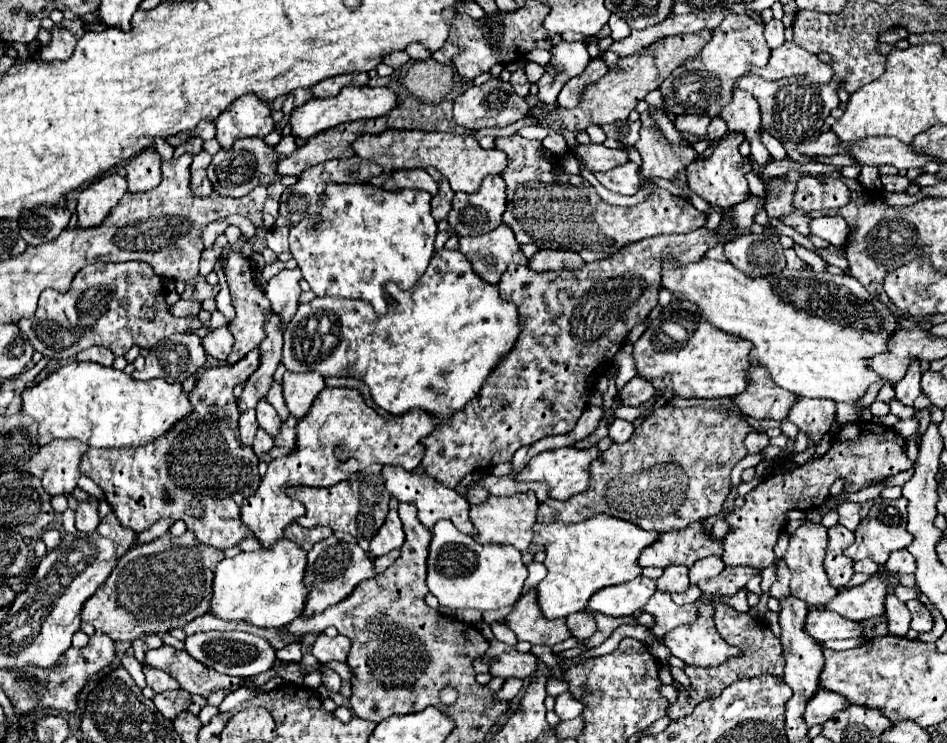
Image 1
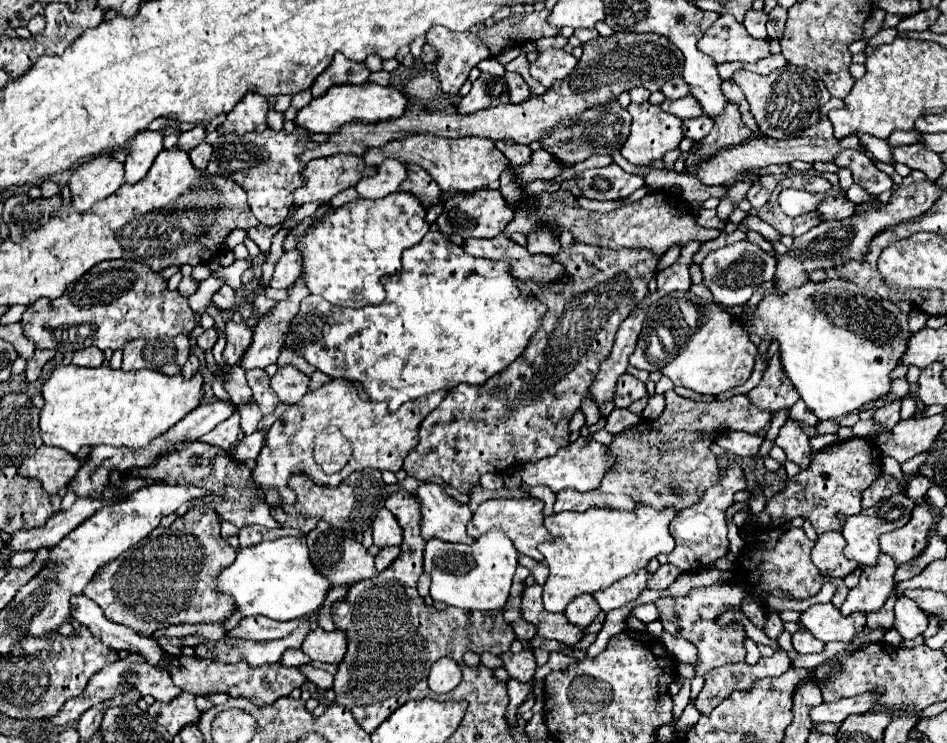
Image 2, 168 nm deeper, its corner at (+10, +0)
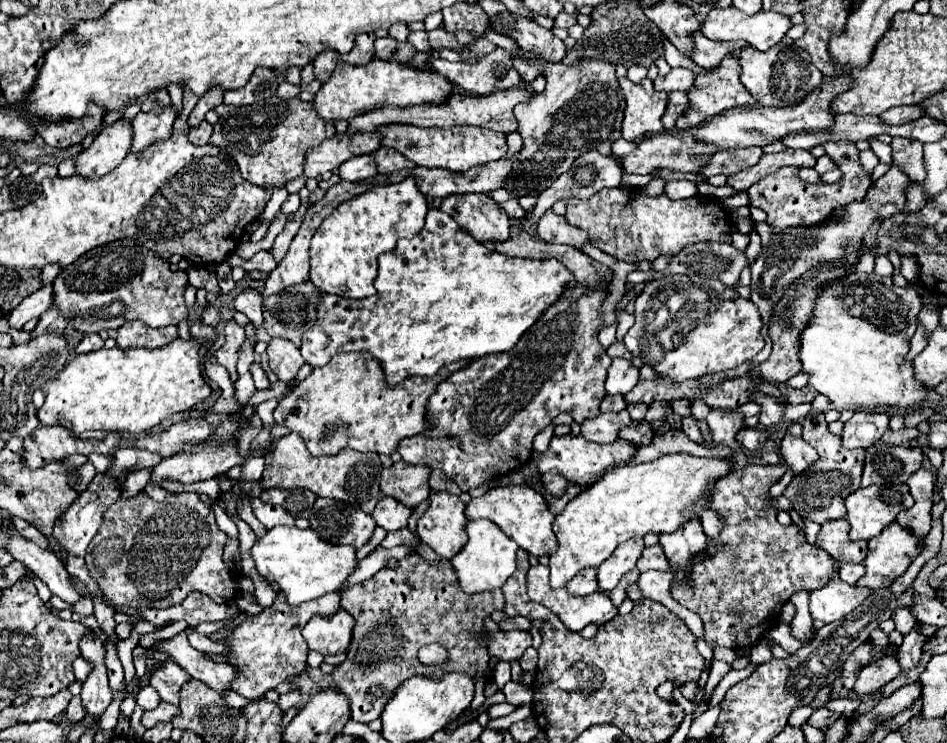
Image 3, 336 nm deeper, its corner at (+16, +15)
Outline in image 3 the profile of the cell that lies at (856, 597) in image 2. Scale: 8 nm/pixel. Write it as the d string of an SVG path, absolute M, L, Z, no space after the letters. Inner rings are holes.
M892 523L880 537L874 537L868 541L868 555L864 559L866 573L858 579L858 587L868 587L868 589L880 589L896 577L900 577L912 557L918 555L918 541L908 533L908 529L902 529L900 525Z

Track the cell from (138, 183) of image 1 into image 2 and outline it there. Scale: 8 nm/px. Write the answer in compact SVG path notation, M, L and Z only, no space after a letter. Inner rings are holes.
M138 132L130 146L128 146L128 156L124 162L124 170L126 170L126 182L134 184L138 180L142 180L146 176L146 172L150 170L154 158L158 156L158 152L164 150L162 146L162 132Z

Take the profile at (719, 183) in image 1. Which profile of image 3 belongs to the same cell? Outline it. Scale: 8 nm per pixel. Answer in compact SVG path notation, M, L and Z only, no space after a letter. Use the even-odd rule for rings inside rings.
M728 55L720 67L716 67L710 75L698 75L696 77L696 85L688 91L688 99L692 103L692 113L688 113L688 117L682 117L678 123L676 123L676 129L678 131L684 131L684 129L696 129L700 123L704 123L706 119L712 119L716 115L720 115L722 111L728 111L732 107L754 107L756 105L756 99L750 95L750 91L742 85L740 81L740 73L742 73L742 67L738 63L738 57L736 55Z

